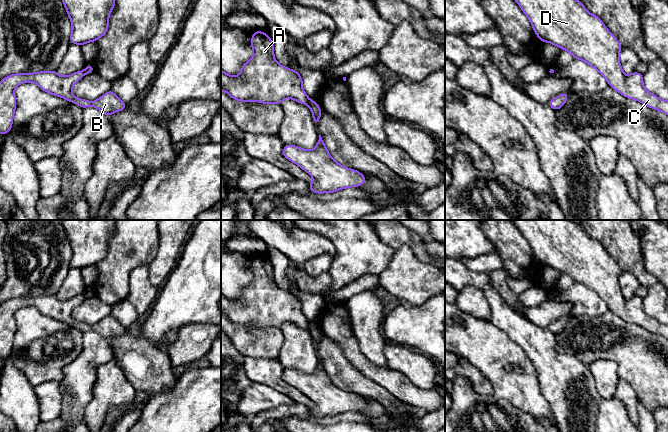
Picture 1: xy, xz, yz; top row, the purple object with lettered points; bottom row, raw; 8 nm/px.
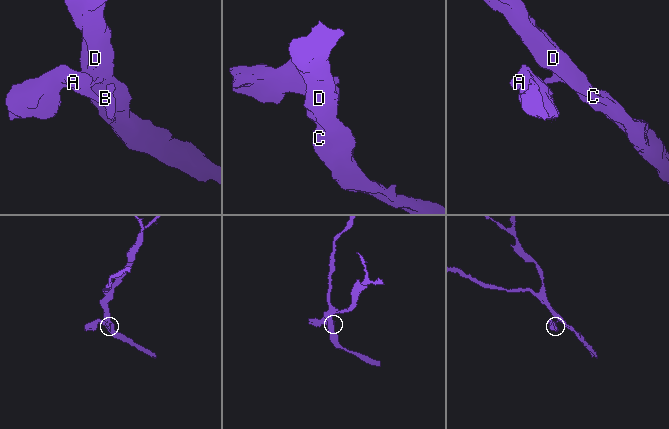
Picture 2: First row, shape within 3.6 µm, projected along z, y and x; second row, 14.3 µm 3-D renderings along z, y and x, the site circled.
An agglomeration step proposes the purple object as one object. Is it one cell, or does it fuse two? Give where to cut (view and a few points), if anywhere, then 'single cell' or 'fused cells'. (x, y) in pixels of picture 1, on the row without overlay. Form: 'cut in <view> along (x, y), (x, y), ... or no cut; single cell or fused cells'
cut in xz along (310, 324), (307, 328); fused cells

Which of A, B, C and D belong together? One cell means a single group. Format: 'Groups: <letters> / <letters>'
Groups: A B / C D

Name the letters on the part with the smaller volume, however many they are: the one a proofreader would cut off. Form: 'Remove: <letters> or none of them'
Remove: A, B

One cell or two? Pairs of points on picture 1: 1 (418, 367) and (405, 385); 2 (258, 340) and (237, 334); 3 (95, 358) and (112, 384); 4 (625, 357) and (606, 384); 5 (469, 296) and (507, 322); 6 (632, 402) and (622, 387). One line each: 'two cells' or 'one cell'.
1: two cells
2: one cell
3: two cells
4: two cells
5: two cells
6: one cell

